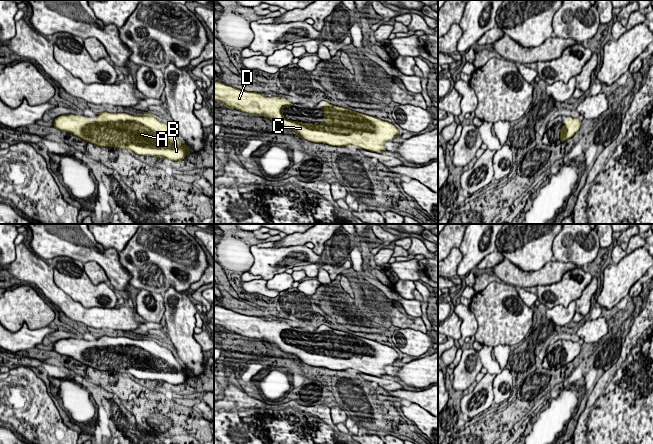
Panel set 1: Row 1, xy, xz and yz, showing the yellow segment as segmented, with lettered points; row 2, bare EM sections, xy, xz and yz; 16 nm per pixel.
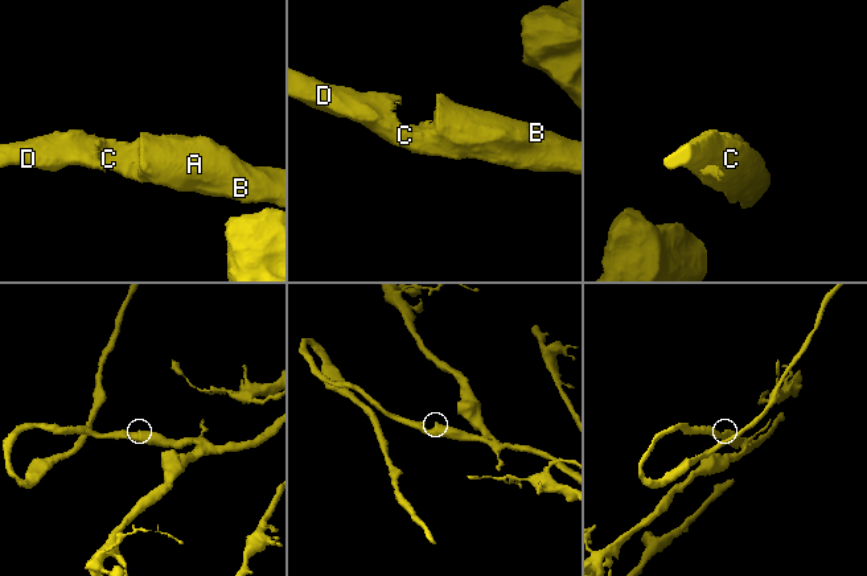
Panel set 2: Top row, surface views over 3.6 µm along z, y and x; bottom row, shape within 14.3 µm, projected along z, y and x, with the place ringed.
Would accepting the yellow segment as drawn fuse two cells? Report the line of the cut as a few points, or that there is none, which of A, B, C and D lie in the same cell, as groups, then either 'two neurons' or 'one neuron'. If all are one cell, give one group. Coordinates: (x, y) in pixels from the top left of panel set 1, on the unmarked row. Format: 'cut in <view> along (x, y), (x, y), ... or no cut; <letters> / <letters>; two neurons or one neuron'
no cut; A B C D; one neuron

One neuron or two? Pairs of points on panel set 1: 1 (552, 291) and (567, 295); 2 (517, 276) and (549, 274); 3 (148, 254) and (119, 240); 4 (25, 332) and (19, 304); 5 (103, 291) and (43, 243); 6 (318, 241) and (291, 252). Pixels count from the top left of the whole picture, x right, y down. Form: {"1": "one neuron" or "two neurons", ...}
{"1": "one neuron", "2": "one neuron", "3": "two neurons", "4": "two neurons", "5": "two neurons", "6": "two neurons"}

